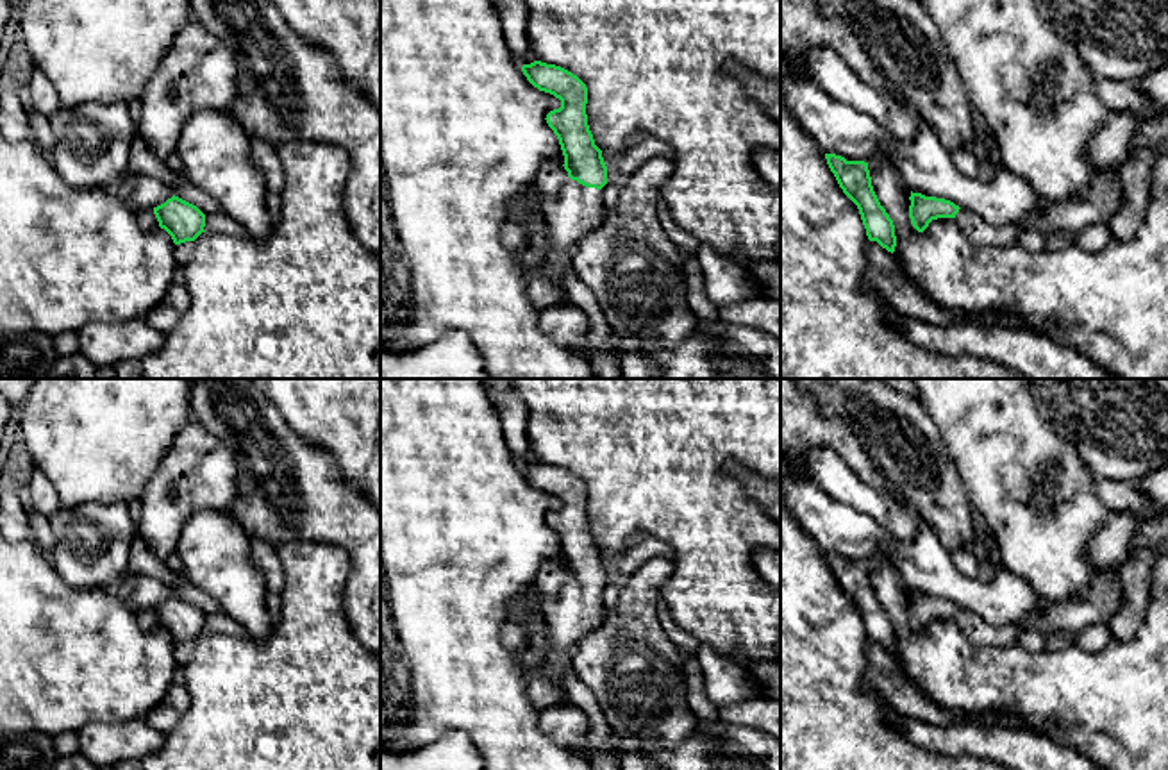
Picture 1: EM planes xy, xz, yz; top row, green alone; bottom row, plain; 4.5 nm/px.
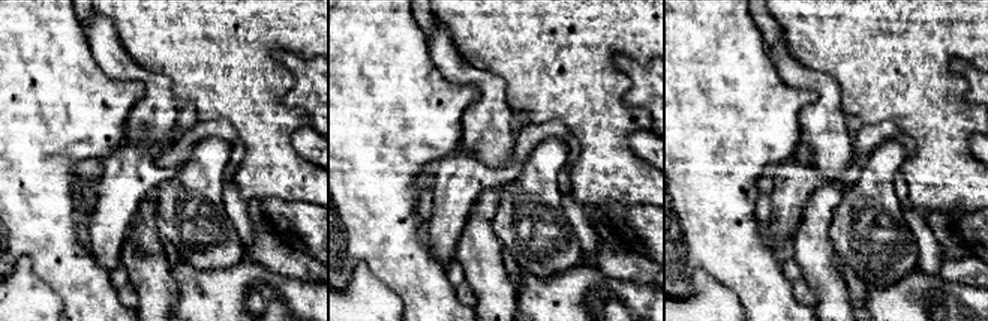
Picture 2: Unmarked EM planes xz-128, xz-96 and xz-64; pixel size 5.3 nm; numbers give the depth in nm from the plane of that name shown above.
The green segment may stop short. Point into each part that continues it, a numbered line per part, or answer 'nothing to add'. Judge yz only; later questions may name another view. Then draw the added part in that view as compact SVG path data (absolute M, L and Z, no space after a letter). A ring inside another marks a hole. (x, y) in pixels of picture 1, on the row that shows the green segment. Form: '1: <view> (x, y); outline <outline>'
1: yz (1102, 199); outline M1120 166L1113 173L1097 177L1082 195L1047 200L1036 213L1005 227L993 227L966 209L959 209L954 220L977 245L1009 247L1018 245L1020 234L1027 229L1038 229L1043 234L1075 234L1088 225L1109 222L1120 211L1122 200L1123 182Z

